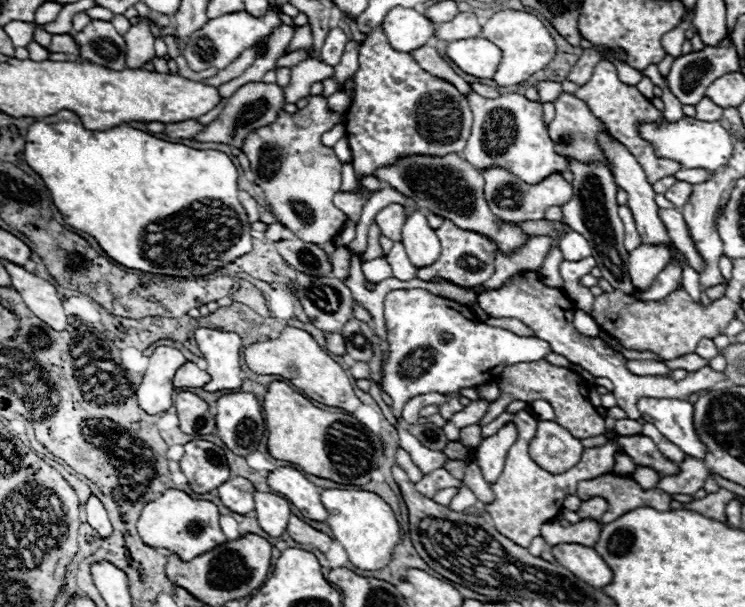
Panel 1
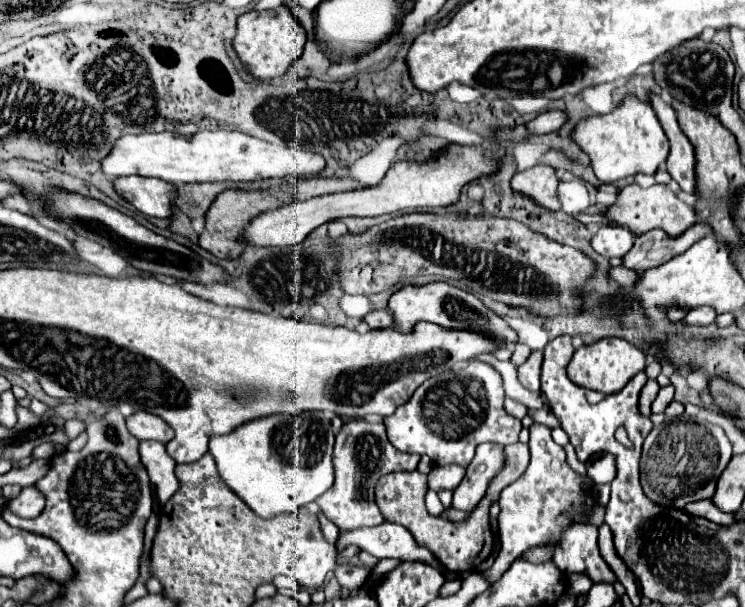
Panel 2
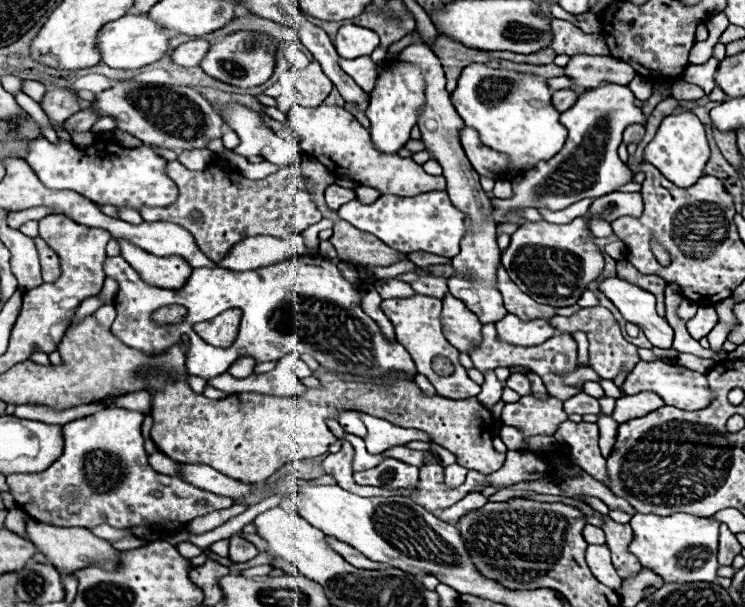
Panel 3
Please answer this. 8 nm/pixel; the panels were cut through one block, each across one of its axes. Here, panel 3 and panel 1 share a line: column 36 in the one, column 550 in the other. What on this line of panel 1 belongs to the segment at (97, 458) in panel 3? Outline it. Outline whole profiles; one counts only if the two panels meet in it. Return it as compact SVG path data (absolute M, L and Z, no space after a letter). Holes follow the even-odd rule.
M520 410L520 412L514 412L514 414L508 414L504 412L500 418L496 418L492 424L486 424L482 426L482 438L488 438L492 434L496 434L504 424L508 422L514 422L516 430L518 430L518 438L516 442L510 446L508 454L506 454L506 464L504 464L504 472L498 480L498 484L492 486L494 494L496 494L496 502L494 504L488 504L486 510L488 514L492 516L492 522L494 522L494 528L498 532L502 532L506 538L510 538L514 544L522 546L522 548L528 548L532 538L540 536L540 528L542 524L554 520L558 516L558 512L562 510L562 502L566 496L570 494L576 494L576 484L580 480L592 480L592 478L598 478L598 476L604 476L604 474L610 474L612 468L614 468L614 456L618 452L626 452L636 466L646 466L646 468L652 468L660 478L664 476L674 476L680 472L680 466L674 464L672 460L664 458L664 454L658 450L658 446L652 442L652 438L644 436L644 434L634 434L634 436L622 436L622 438L612 438L608 440L604 446L596 446L596 448L586 448L582 452L582 458L580 462L570 468L568 472L564 474L550 474L546 470L542 470L530 456L528 456L528 444L530 440L536 436L536 426L538 426L538 420L526 412L526 410Z

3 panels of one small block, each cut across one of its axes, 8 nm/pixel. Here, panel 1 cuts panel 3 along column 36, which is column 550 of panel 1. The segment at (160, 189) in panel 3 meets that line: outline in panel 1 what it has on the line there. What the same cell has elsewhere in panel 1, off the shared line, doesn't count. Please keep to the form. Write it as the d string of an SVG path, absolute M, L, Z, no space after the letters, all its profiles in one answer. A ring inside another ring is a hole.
M474 90L468 92L468 102L474 112L472 136L462 156L478 170L500 166L516 174L526 184L538 184L544 178L564 172L568 168L566 158L554 152L554 142L542 122L542 106L530 102L522 94L504 94L500 98L482 98Z

